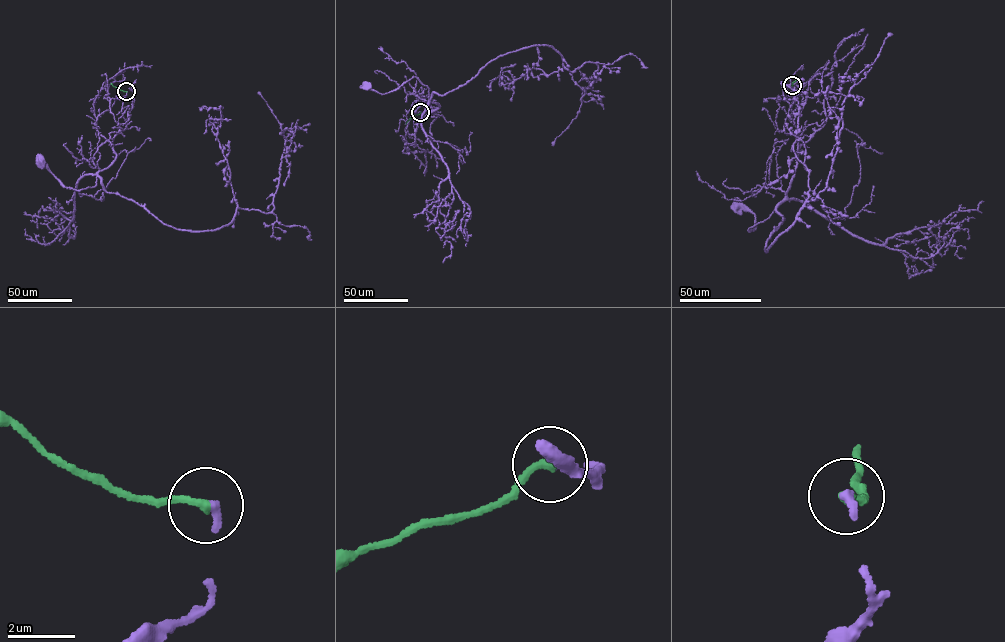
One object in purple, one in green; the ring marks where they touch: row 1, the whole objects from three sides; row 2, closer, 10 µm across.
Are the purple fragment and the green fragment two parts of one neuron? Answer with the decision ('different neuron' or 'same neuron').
same neuron

